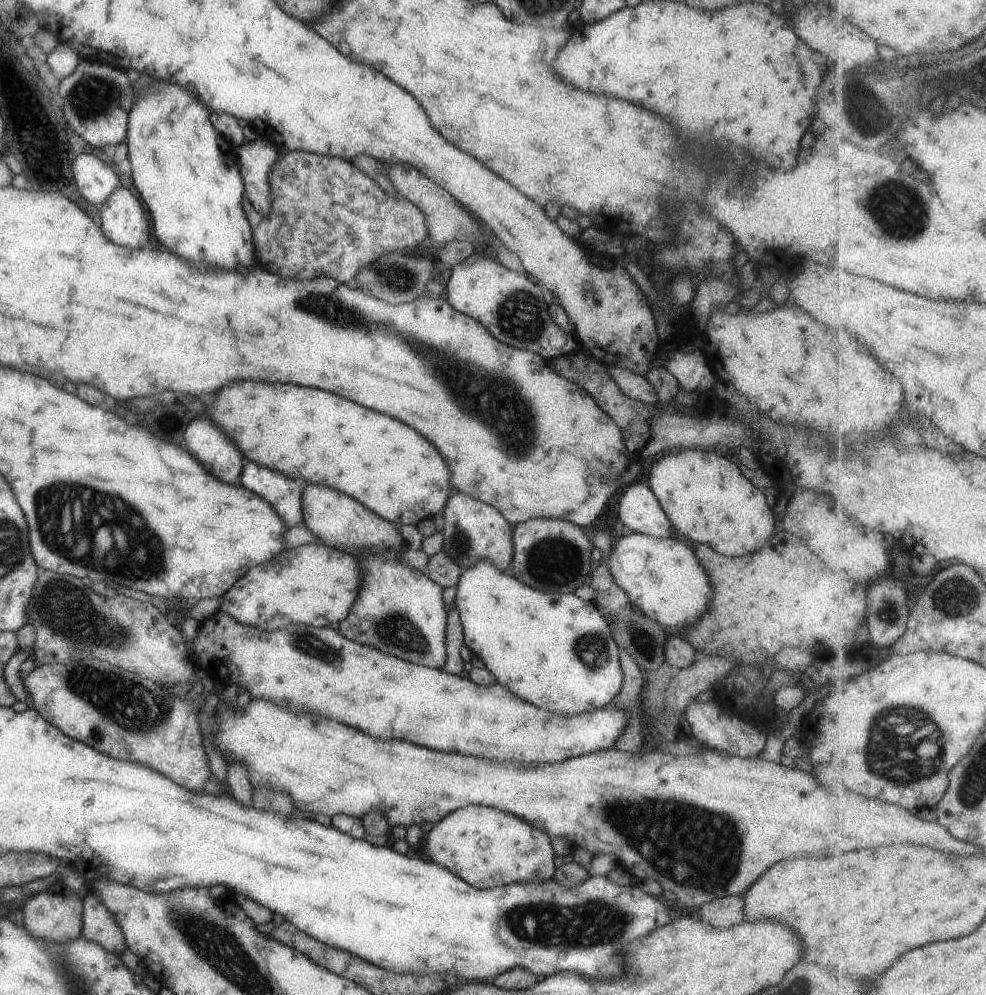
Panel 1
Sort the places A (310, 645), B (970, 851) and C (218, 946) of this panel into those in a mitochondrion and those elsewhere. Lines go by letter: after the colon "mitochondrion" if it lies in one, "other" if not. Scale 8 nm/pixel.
A: mitochondrion
B: other
C: mitochondrion

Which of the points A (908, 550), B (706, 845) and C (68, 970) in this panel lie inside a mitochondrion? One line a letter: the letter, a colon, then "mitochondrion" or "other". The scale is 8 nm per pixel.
A: other
B: mitochondrion
C: mitochondrion

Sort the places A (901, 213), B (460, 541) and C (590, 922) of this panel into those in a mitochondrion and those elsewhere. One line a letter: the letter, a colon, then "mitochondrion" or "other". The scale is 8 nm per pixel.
A: mitochondrion
B: mitochondrion
C: mitochondrion

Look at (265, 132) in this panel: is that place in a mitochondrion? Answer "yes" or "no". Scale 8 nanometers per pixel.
no

